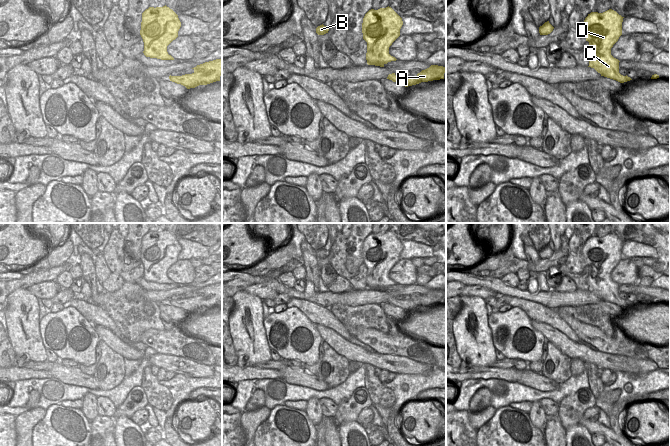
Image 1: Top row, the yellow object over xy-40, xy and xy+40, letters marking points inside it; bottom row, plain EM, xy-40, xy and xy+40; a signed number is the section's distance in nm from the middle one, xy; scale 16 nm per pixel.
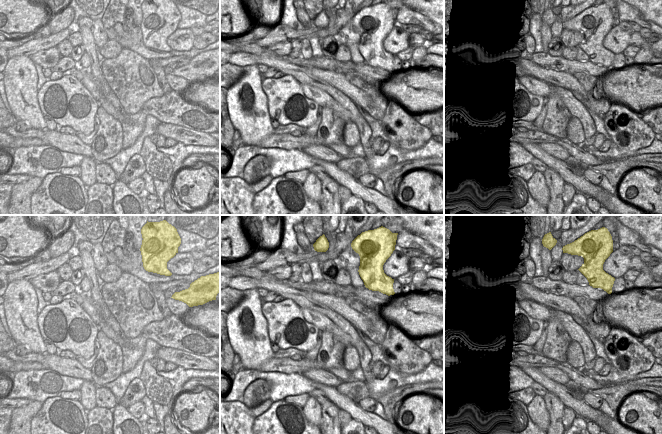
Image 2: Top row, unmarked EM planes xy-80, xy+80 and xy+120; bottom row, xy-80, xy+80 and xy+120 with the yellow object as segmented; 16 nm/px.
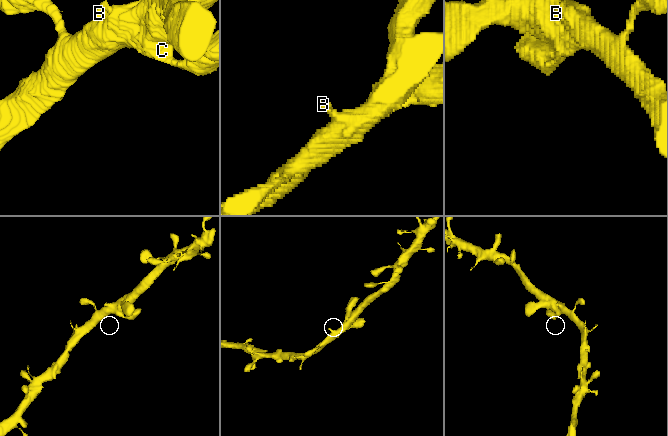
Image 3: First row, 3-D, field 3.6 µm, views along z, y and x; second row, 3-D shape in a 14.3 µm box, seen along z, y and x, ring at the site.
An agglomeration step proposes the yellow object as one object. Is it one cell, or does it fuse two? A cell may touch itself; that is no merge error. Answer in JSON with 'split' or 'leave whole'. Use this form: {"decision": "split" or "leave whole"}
{"decision": "leave whole"}

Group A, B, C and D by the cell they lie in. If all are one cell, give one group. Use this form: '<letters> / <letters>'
A B C D

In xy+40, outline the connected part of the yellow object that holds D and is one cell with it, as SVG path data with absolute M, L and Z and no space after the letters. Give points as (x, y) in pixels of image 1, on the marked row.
M612 9L603 13L591 12L582 25L586 41L589 42L588 67L620 83L632 80L619 73L620 61L611 55L611 48L622 35L623 18Z

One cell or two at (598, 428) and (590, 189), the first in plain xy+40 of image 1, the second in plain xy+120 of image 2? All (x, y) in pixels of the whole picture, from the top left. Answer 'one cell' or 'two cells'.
one cell

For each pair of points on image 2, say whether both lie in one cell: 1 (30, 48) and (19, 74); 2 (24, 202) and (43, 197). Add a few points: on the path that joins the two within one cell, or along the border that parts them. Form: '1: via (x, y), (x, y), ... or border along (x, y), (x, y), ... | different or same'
1: border along (28, 55), (15, 55), (10, 59) | different
2: border along (43, 180), (32, 194), (30, 204) | different

